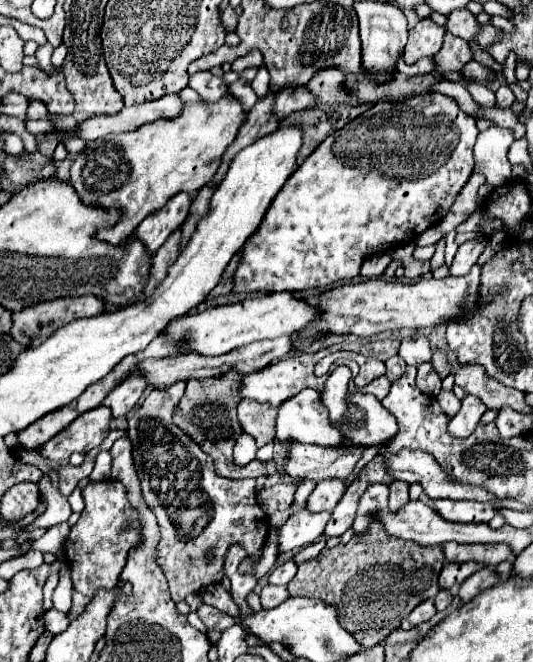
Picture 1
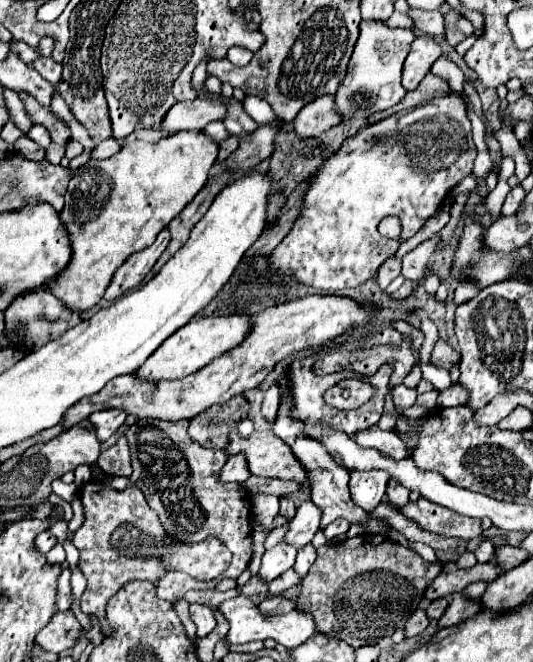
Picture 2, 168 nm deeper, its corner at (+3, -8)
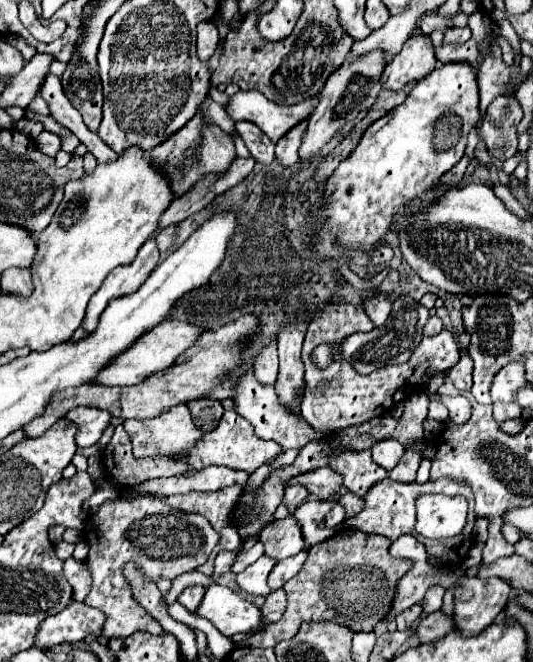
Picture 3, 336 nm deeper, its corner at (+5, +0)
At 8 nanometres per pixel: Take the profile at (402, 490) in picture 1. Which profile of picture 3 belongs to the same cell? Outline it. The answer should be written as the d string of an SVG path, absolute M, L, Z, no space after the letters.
M405 451L401 463L393 471L389 471L389 477L395 481L401 481L401 483L415 481L415 473L419 469L421 459L423 459L421 451Z

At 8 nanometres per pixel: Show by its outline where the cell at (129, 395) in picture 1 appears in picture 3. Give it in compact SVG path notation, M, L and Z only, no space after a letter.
M75 407L65 415L65 419L77 425L77 435L75 435L77 447L91 447L103 435L111 415L107 411L93 407Z

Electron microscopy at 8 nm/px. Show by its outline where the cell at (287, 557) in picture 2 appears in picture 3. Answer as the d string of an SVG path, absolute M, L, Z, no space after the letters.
M259 557L253 565L249 565L245 571L241 571L235 577L235 583L239 585L241 591L251 593L251 595L263 595L267 597L271 593L269 585L267 585L267 575L273 569L275 561L271 557Z

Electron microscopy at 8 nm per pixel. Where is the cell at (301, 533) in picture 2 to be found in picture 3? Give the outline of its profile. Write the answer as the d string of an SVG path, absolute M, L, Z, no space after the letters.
M293 515L277 519L265 527L259 535L259 541L263 543L263 553L275 561L297 555L303 549L303 535Z

